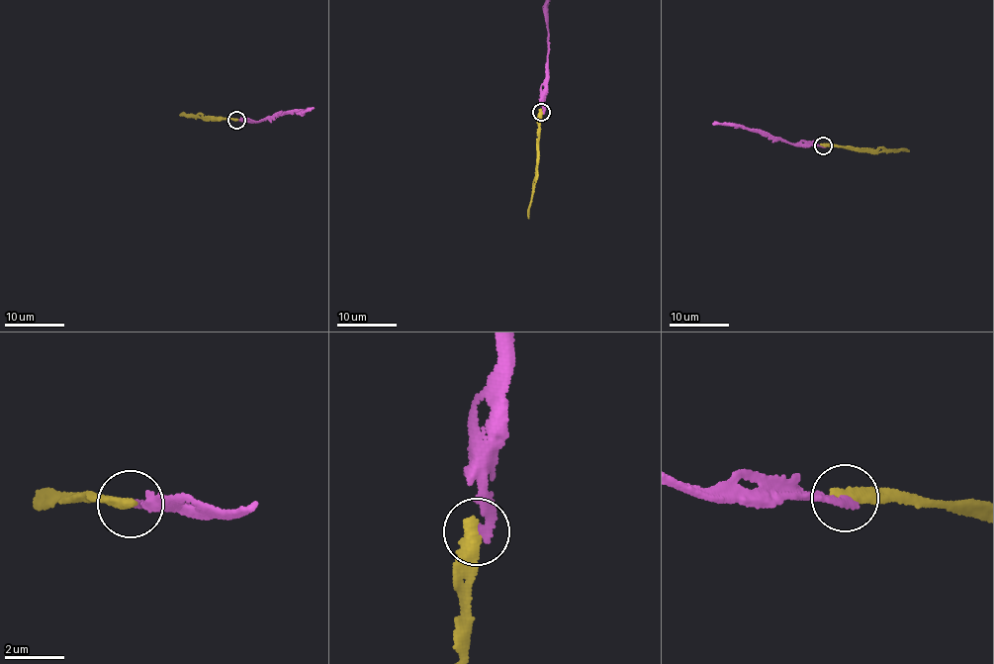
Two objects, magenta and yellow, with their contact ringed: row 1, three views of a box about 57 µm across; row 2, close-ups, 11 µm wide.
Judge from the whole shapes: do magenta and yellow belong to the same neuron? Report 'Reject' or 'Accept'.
Accept

